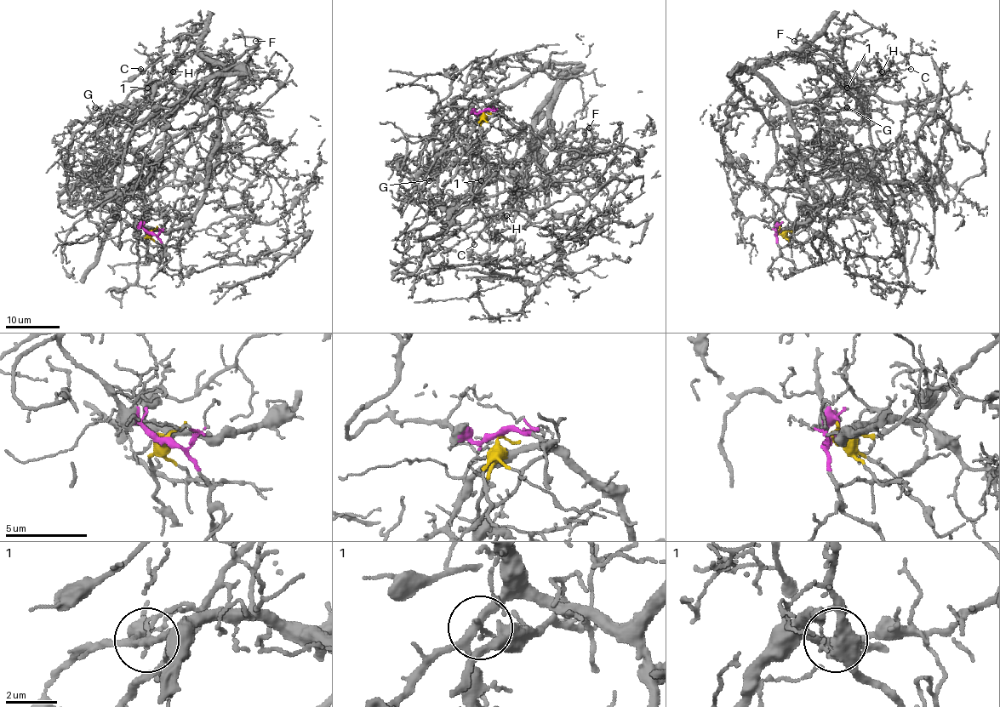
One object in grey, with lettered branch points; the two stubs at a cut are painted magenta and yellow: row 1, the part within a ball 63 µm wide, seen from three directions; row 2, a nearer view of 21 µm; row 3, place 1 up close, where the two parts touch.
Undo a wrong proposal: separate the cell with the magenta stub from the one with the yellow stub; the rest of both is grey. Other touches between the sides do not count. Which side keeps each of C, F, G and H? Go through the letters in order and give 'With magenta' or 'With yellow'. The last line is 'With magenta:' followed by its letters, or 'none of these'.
C: With magenta
F: With yellow
G: With magenta
H: With magenta
With magenta: C, G, H

